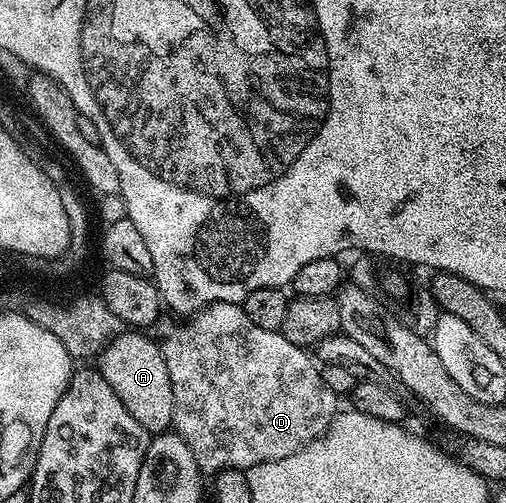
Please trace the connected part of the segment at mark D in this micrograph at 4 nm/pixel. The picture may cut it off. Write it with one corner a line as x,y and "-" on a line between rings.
238,302
205,306
191,319
189,330
180,323
183,321
172,321
176,322
161,321
158,326
160,351
174,388
172,426
190,444
190,452
194,452
194,460
198,460
198,468
205,475
215,475
217,470
247,472
252,466
294,456
294,452
328,431
338,413
338,396
326,388
317,359
305,347
290,344
279,330
258,328

